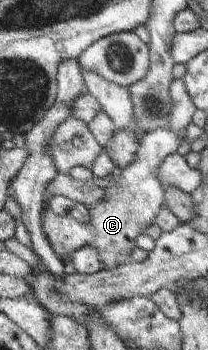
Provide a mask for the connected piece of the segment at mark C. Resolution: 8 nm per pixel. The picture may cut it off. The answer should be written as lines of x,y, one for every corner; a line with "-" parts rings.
166,128
148,132
141,139
142,147
136,155
136,161
128,165
126,169
120,169
116,185
104,187
106,195
100,205
88,207
90,221
80,223
72,217
56,215
50,208
44,207
42,211
42,229
46,231
48,239
54,247
63,245
64,249
75,252
90,245
98,251
104,269
116,269
120,265
132,262
132,249
136,247
136,239
144,234
144,231
155,223
158,213
167,205
166,190
158,179
158,167
162,161
178,151
180,144
185,142
184,135
178,135

